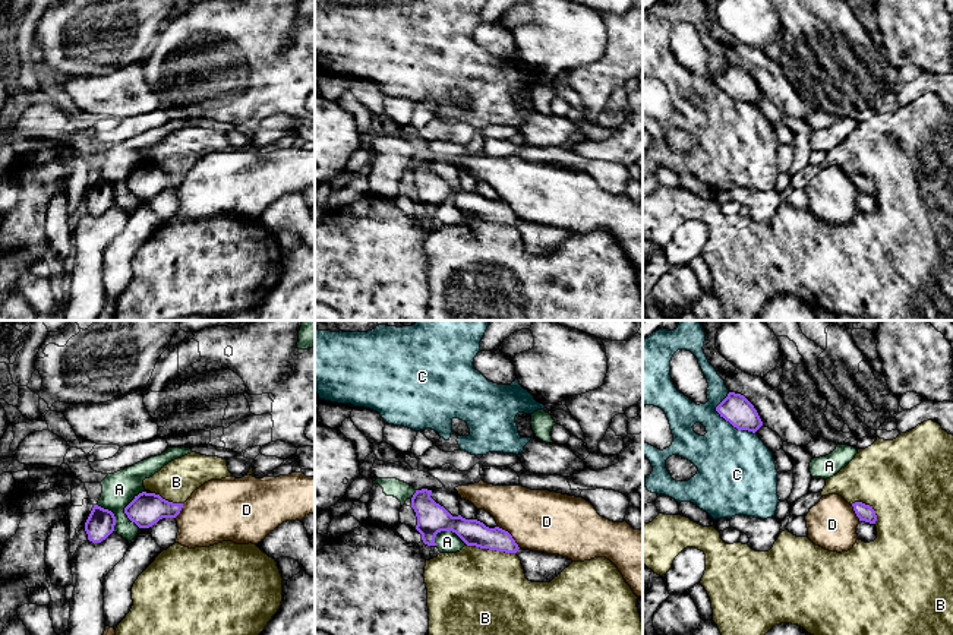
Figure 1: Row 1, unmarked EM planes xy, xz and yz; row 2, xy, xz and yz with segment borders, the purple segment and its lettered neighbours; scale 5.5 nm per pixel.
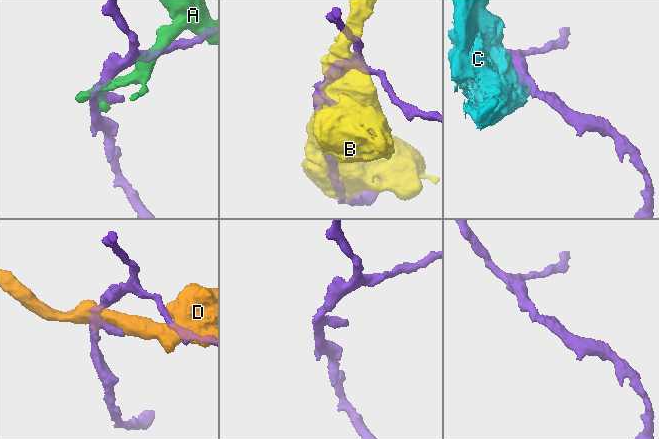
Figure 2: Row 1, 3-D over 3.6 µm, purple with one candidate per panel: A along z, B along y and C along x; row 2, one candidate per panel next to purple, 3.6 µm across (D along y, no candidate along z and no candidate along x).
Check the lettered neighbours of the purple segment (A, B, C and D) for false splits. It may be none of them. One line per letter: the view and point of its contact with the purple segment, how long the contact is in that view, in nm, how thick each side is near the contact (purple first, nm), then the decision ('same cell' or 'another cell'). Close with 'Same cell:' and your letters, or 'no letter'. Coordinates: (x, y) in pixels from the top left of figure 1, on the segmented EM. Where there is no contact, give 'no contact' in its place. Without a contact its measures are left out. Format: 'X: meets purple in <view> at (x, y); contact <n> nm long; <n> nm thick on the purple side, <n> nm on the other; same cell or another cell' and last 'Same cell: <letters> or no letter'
A: meets purple in xy at (125, 508); contact 220 nm long; 180 nm thick on the purple side, 190 nm on the other; another cell
B: meets purple in xz at (491, 549); contact 280 nm long; 140 nm thick on the purple side, 480 nm on the other; another cell
C: meets purple in yz at (726, 420); contact 280 nm long; 160 nm thick on the purple side, 380 nm on the other; another cell
D: meets purple in xz at (511, 536); contact 180 nm long; 140 nm thick on the purple side, 340 nm on the other; another cell
Same cell: no letter

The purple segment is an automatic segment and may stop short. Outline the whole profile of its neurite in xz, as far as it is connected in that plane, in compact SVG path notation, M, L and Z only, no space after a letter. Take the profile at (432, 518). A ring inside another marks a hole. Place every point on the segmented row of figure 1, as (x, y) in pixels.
M416 490L411 497L411 508L417 516L416 530L427 546L436 546L435 537L441 531L455 533L467 546L489 549L505 553L517 553L520 549L512 536L499 528L489 528L477 519L466 519L461 515L452 516L432 497L432 490Z

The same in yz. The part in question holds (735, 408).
M729 392L716 411L738 430L755 433L763 426L754 405L741 394Z

